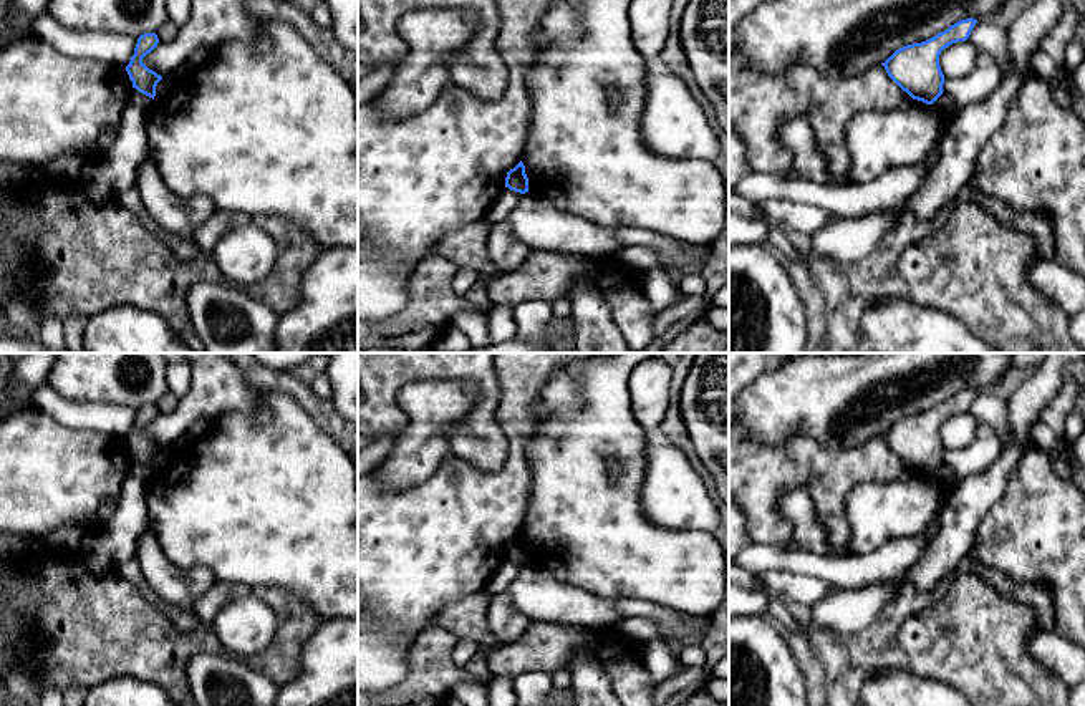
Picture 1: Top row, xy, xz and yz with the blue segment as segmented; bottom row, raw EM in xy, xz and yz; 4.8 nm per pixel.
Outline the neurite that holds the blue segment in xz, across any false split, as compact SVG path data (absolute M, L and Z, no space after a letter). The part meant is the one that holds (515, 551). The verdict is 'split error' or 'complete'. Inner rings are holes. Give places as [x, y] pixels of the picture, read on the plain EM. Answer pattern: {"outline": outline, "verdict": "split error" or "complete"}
{"outline": "M522 532L507 544L505 559L520 565L528 563L528 549Z", "verdict": "complete"}

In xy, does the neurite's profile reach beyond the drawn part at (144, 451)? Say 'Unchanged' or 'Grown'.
Unchanged

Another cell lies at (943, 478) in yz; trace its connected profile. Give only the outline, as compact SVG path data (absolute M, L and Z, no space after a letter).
M943 462L943 466L931 476L933 482L948 496L952 487L957 484L957 481L952 476L952 471L948 464Z

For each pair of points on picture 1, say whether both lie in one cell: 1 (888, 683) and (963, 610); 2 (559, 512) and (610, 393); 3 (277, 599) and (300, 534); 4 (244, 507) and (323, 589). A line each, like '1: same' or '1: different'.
1: different
2: same
3: different
4: same

